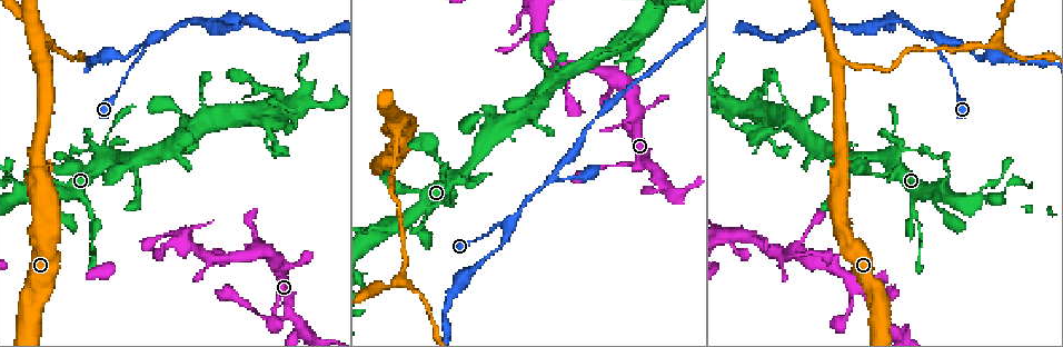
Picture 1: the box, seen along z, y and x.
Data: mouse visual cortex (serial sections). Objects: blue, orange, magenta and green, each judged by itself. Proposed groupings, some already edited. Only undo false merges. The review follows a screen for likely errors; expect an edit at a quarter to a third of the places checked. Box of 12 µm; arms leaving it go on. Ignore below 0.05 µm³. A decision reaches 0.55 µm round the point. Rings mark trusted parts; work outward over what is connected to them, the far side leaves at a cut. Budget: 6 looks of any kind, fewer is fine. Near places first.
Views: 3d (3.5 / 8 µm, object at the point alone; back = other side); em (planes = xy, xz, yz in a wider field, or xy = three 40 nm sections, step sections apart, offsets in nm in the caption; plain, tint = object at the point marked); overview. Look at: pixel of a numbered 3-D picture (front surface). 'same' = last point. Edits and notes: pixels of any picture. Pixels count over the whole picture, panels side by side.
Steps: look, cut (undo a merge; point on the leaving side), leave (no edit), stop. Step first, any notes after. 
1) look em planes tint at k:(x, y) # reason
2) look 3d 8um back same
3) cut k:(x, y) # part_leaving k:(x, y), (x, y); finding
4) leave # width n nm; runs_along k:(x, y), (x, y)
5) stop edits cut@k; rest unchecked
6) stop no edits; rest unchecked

look 3d 3.5um at 1:(912, 208) # thick turns thin

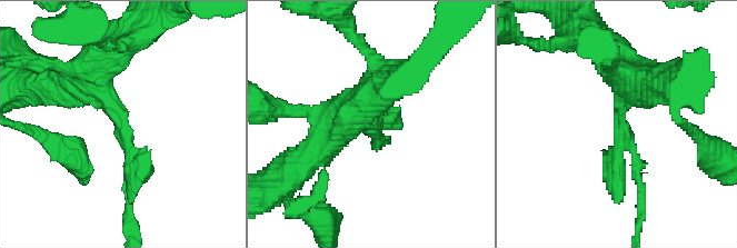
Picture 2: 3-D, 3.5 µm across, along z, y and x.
look em xy step 5 tint at 2:(123, 128)

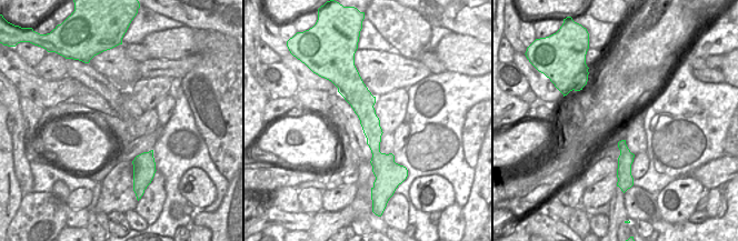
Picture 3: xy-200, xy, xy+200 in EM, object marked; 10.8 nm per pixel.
leave # runs_along 2:(613, 58), (641, 195); one cell here

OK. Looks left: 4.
look 3d 3.5um at 1:(941, 39) # three arms meet

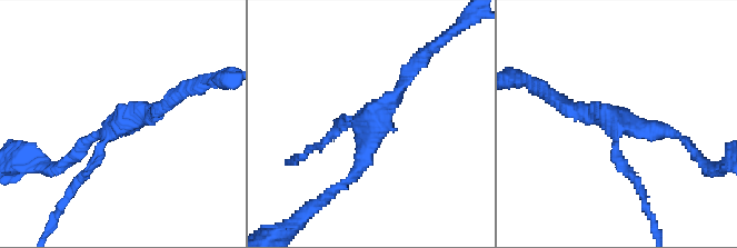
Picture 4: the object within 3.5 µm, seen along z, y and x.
look em xy step 1 tint at 4:(114, 126) # need the tissue

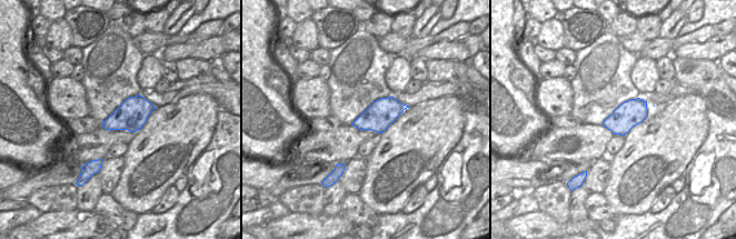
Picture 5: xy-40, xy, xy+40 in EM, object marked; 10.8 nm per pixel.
leave # arms 3; runs_along 4:(75, 182), (108, 131), (160, 108); all the same cell

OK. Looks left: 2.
look 3d 3.5um at 1:(893, 19)

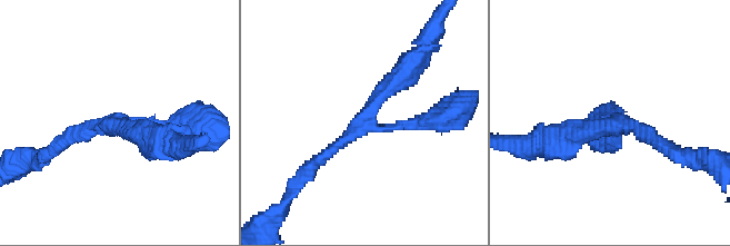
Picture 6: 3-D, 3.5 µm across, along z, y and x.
look em xy step 1 tint at 6:(113, 125) # arms 3; arm_widths 150, 200, 300 nm; now the EM

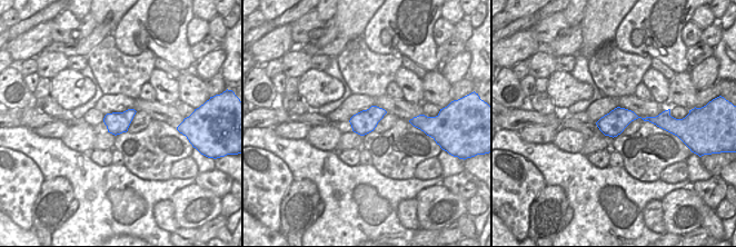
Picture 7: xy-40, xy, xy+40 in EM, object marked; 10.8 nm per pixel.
leave # runs_along 7:(664, 116), (599, 124); all the same cell

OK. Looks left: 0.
stop no edits; rest unchecked

